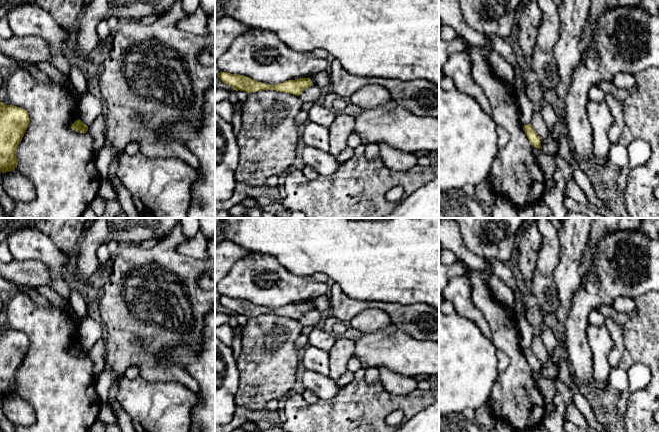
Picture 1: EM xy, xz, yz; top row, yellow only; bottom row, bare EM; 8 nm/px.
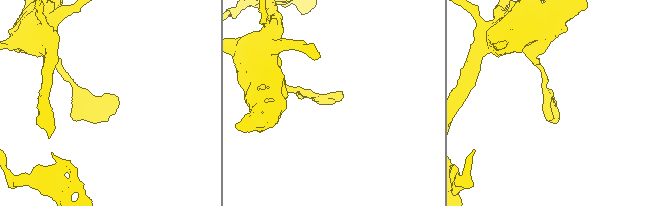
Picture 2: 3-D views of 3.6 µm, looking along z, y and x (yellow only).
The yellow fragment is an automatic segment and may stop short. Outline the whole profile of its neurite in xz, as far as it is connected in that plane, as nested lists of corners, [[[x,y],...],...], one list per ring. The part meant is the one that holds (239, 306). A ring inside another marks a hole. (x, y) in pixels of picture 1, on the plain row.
[[[220,296],[218,301],[225,308],[229,308],[234,314],[245,315],[247,317],[262,315],[262,314],[275,314],[299,320],[305,313],[313,309],[311,303],[300,302],[295,304],[288,304],[286,306],[269,309],[262,306],[257,306],[247,300],[239,298],[230,298],[228,296]]]

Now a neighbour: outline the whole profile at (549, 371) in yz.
[[[548,357],[548,360],[541,370],[541,375],[549,380],[552,380],[557,377],[558,375],[558,369],[557,367],[553,364],[553,361]]]

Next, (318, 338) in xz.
[[[314,327],[308,335],[308,344],[310,346],[322,349],[326,352],[330,351],[335,344],[335,341],[336,339],[332,336],[332,334],[316,327]]]

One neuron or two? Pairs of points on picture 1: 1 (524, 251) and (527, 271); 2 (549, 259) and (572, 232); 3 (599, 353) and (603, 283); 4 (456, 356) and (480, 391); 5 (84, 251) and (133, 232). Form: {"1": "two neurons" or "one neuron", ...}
{"1": "one neuron", "2": "two neurons", "3": "two neurons", "4": "one neuron", "5": "one neuron"}

